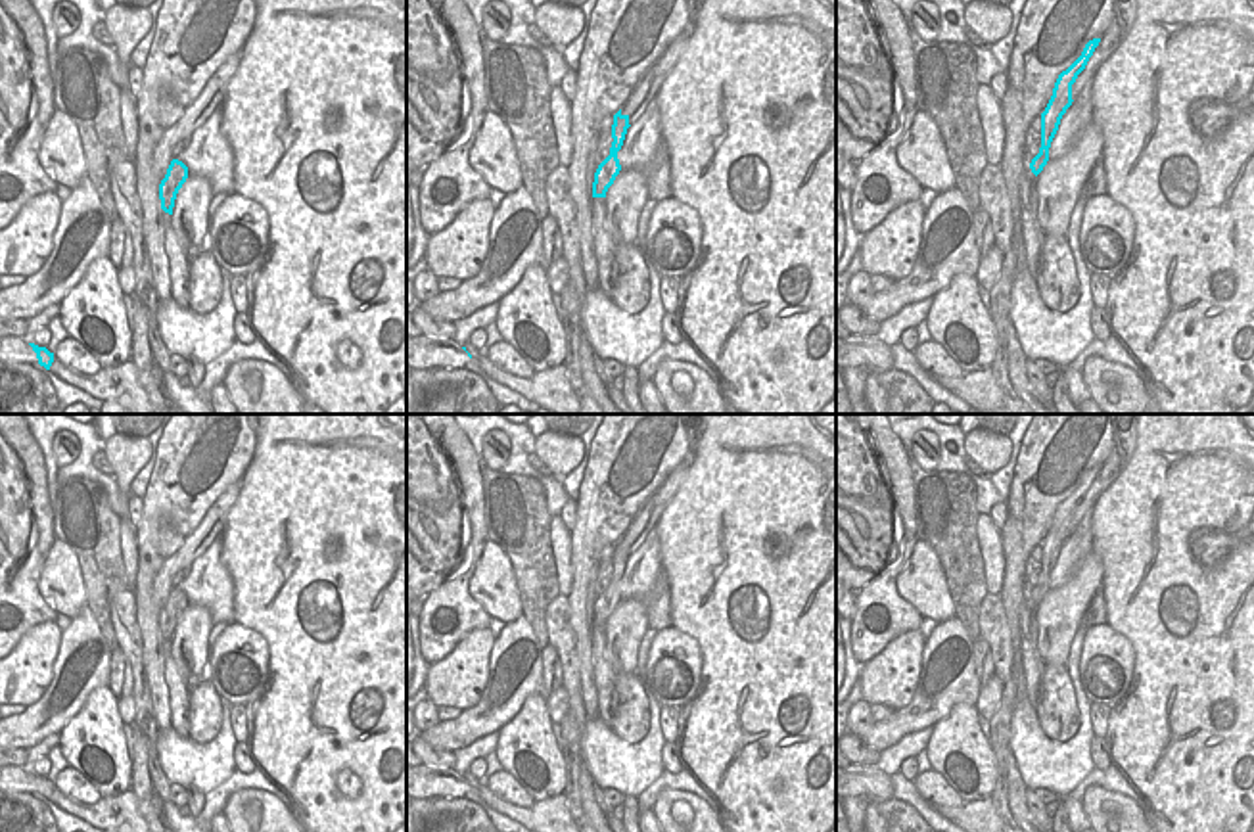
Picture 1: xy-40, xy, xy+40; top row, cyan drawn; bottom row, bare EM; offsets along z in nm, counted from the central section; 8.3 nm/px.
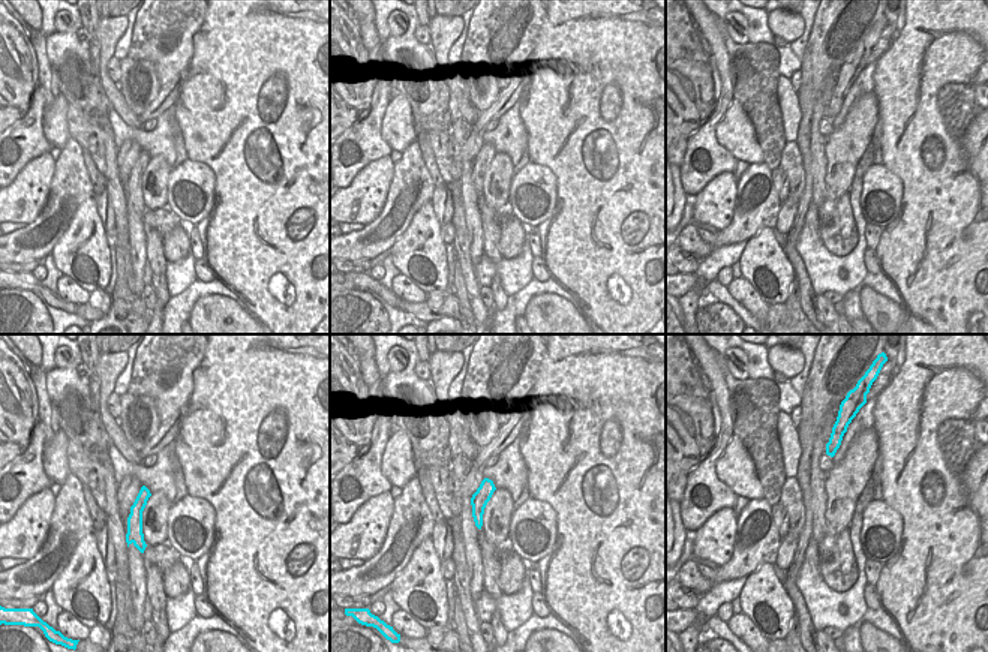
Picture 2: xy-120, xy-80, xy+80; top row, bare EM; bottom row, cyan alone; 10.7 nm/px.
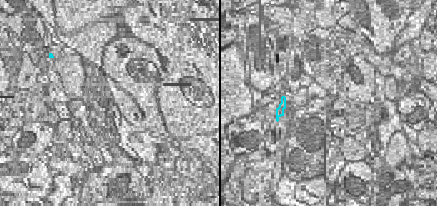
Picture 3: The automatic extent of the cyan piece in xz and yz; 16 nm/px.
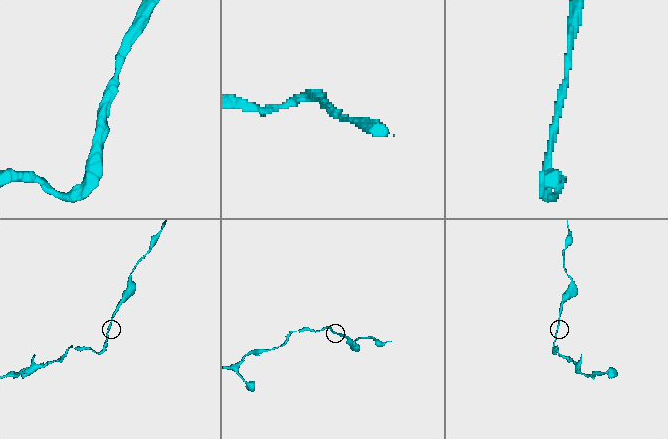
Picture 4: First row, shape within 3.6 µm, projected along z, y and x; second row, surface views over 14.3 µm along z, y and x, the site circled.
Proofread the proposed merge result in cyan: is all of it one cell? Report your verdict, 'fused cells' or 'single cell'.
single cell

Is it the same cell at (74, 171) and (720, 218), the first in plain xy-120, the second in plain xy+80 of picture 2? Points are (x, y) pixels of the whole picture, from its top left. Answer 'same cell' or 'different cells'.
different cells

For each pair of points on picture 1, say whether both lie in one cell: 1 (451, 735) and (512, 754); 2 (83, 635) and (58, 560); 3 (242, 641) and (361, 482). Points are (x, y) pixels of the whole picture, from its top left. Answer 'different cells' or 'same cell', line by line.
1: different cells
2: different cells
3: different cells

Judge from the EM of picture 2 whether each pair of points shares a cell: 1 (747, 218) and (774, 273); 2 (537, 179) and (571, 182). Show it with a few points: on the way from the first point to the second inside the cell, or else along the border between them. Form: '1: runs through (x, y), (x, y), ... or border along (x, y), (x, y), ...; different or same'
1: border along (774, 230), (763, 228), (747, 242); different
2: border along (531, 161), (544, 165), (555, 177), (552, 215); different

